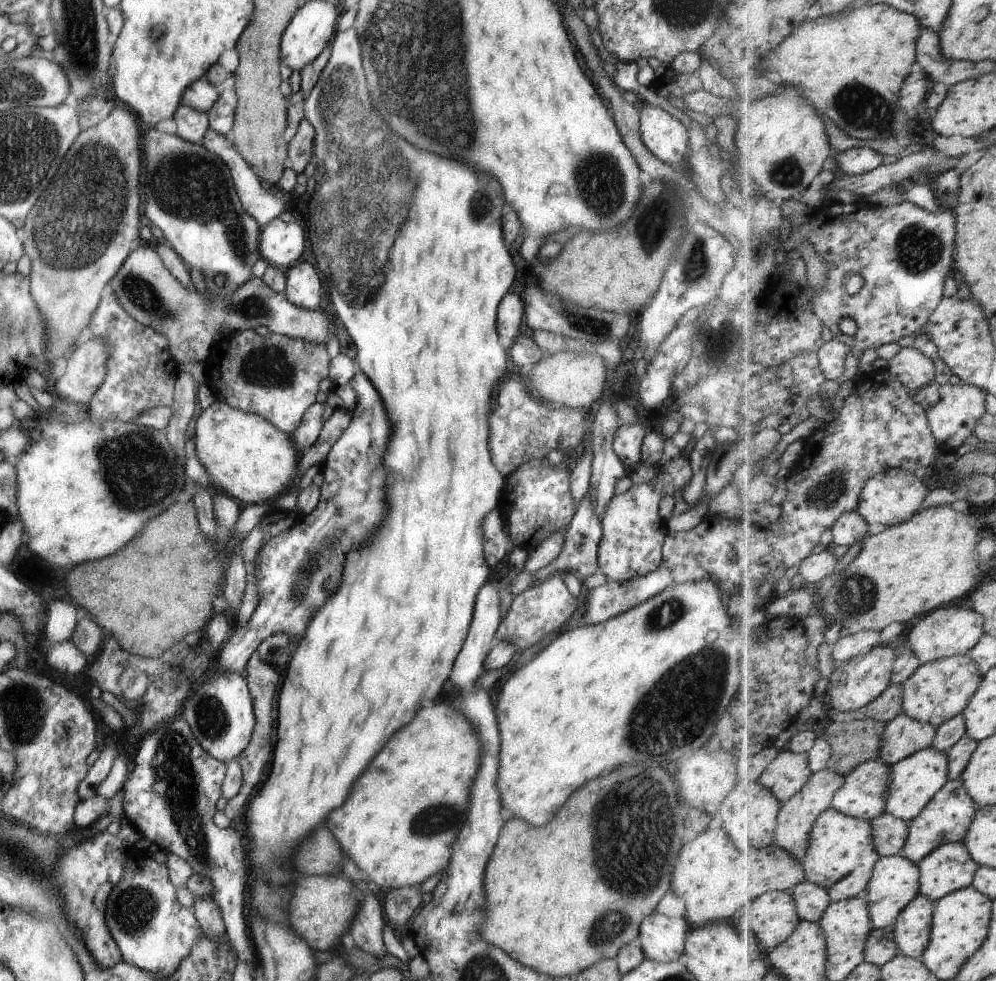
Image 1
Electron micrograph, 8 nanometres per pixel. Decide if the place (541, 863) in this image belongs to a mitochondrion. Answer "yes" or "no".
no

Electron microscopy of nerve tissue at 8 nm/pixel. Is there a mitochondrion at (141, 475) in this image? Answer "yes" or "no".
yes

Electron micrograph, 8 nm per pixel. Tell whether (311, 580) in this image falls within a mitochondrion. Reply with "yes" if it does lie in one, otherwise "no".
yes

